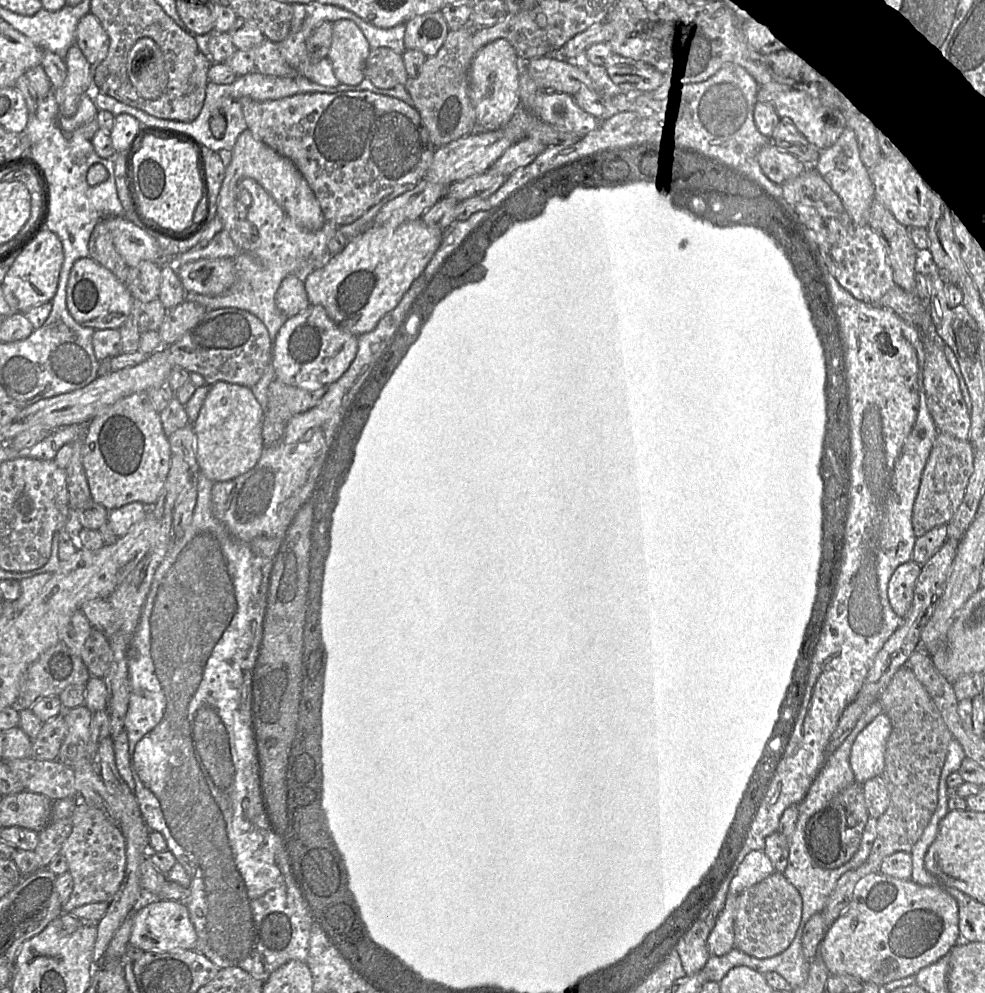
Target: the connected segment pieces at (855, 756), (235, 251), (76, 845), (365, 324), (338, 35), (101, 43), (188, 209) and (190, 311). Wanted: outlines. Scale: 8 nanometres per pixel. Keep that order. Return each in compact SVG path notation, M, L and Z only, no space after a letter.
M885 713L876 716L856 737L850 753L850 767L859 784L881 776L885 767L886 743L892 724Z
M222 230L217 233L211 242L199 249L189 249L188 251L175 256L169 262L173 265L175 270L183 264L196 261L199 259L219 259L219 258L236 258L241 251L237 248L229 233L226 230Z
M79 802L73 812L72 831L63 843L60 854L65 857L73 878L70 899L62 905L63 913L90 903L110 904L119 891L126 871L126 840L120 828L101 810Z
M422 219L407 221L396 227L369 226L350 238L340 253L328 257L322 267L306 277L304 287L310 304L324 307L339 327L355 336L372 331L380 319L398 305L414 280L424 271L442 241L443 231L427 225Z
M342 19L332 22L332 40L327 58L341 84L358 85L363 81L369 52L367 39L353 21Z
M91 13L83 16L76 28L75 44L92 67L107 56L109 38L98 19Z
M148 135L140 140L134 154L130 158L128 188L137 212L149 218L160 228L174 232L198 222L205 210L202 199L202 177L206 178L205 170L199 170L195 148L173 139L160 139Z
M184 301L175 307L166 309L164 320L158 330L163 346L170 346L186 331L192 328L211 310L194 301Z

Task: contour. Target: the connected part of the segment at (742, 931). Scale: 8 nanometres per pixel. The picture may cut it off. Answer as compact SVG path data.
M774 872L739 896L734 921L734 948L756 958L769 958L785 951L801 922L803 902L798 890L783 873Z

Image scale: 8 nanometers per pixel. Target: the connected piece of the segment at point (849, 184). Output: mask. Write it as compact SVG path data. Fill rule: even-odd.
M846 127L831 147L820 151L816 162L811 167L816 169L839 196L853 222L858 225L868 225L870 207L875 199L875 191L869 169L860 158L854 131Z

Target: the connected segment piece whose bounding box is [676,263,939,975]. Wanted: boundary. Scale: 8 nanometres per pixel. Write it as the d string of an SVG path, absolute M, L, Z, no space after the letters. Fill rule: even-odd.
M825 263L822 269L830 286L840 328L847 346L847 378L852 428L851 507L846 526L844 561L836 593L813 658L811 674L802 710L775 779L767 792L752 825L744 848L717 896L703 912L694 926L681 938L676 950L686 975L703 969L711 956L708 937L725 907L730 884L747 854L764 852L766 838L778 832L782 815L791 806L799 805L823 768L826 748L846 707L855 700L875 657L885 642L902 624L888 600L888 583L901 564L912 560L917 537L912 526L913 506L926 462L939 433L930 414L924 386L924 346L919 329L902 319L891 308L871 305L857 300L844 289L829 272Z

